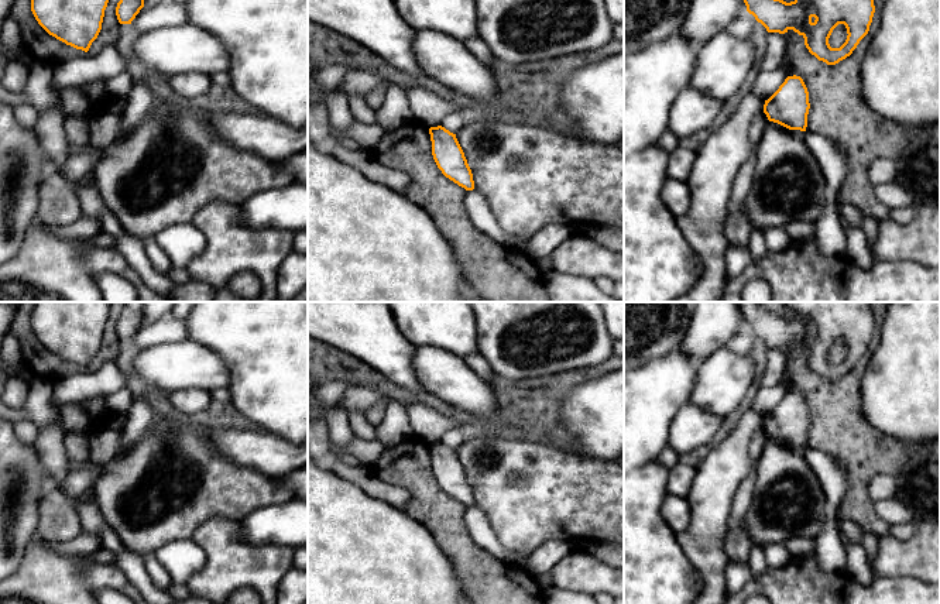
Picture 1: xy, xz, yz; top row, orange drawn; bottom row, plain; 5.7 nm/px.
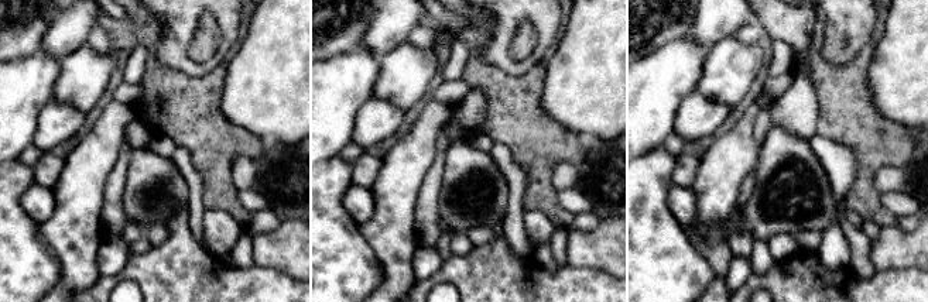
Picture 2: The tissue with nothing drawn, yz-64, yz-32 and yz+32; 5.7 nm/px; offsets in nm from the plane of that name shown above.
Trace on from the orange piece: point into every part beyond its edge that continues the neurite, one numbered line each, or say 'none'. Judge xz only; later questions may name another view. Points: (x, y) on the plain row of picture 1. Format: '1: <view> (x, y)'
none

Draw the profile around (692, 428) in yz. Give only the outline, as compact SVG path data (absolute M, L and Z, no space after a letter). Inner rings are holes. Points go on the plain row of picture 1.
M692 402L685 404L670 422L669 446L680 456L707 446L720 429L723 416Z

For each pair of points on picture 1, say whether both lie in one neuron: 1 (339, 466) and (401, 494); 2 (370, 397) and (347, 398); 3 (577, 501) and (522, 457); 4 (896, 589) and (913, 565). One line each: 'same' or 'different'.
1: same
2: same
3: same
4: different

